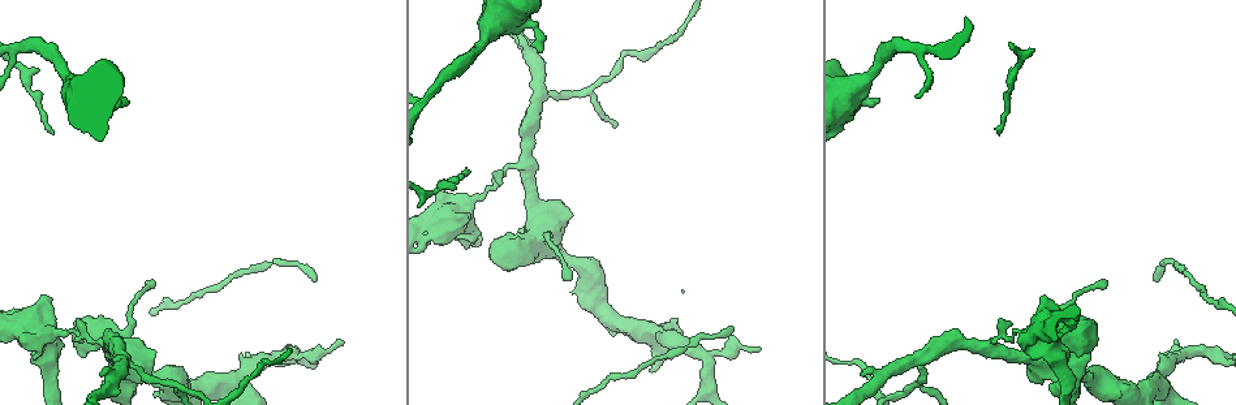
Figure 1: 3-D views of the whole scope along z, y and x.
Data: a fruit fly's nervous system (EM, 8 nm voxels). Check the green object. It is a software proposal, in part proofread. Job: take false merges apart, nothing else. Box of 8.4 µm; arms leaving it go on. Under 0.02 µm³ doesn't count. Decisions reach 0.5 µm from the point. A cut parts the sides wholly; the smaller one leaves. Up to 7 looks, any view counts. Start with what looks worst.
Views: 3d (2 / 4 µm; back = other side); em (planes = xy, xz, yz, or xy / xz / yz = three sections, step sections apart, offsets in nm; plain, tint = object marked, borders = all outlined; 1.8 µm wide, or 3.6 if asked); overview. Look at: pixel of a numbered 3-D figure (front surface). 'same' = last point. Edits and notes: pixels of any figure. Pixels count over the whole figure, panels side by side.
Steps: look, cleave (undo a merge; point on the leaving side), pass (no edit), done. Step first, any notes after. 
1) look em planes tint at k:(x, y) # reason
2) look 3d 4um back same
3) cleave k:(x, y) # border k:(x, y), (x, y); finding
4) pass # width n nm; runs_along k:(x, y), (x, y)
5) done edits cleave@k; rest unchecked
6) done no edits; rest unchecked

look 3d 2um at 1:(46, 334) # looks like a crossing

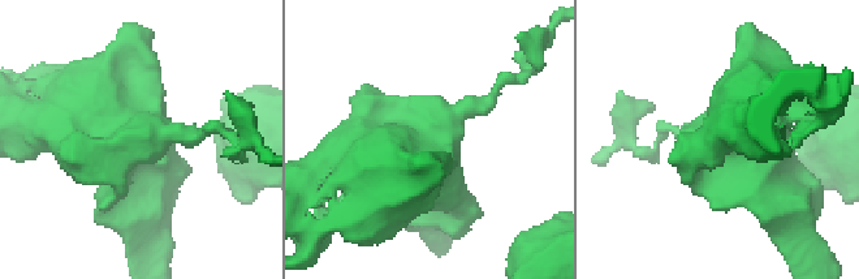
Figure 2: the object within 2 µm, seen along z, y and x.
look em 3.6um yz step 4 tint at 2:(132, 139) # now the EM

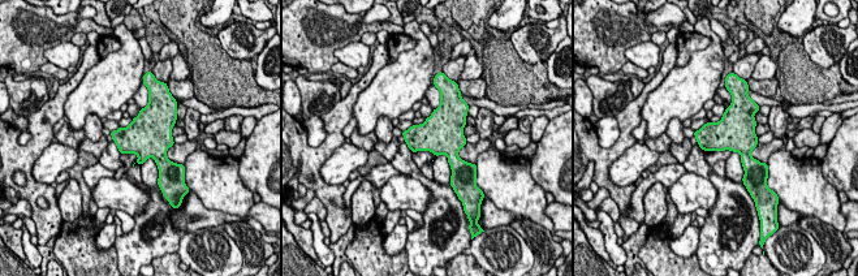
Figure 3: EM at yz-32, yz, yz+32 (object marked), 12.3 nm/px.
look em 3.6um planes tint same # cut it another way

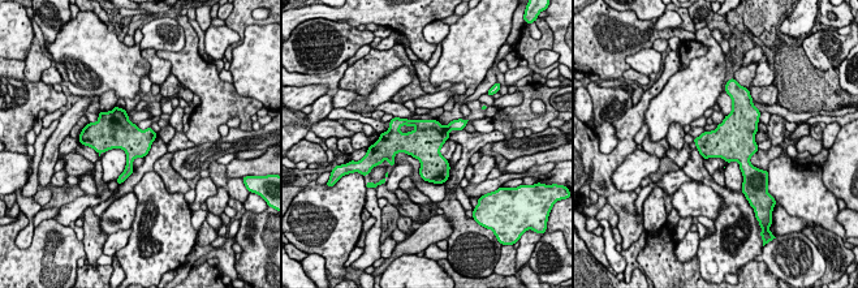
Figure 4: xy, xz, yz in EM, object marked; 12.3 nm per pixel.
cleave 4:(430, 136) # two cells meet here

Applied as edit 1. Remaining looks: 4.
look 3d 4um at 1:(706, 361) # a narrow waist

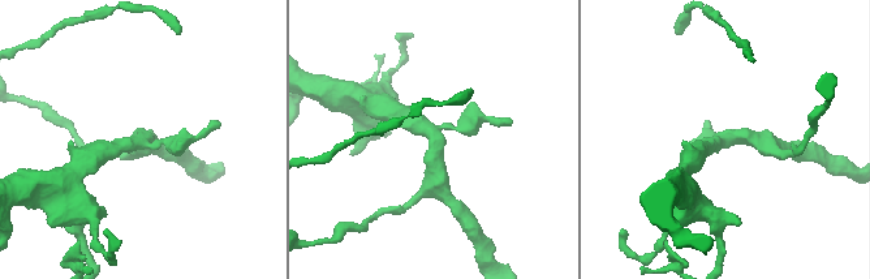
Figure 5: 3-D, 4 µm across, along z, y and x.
look em planes tint at 5:(721, 141) # shape alone is not enough

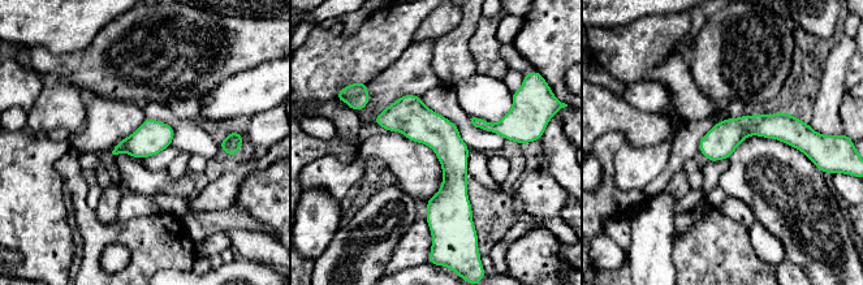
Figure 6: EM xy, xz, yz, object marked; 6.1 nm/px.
pass # all the same cell

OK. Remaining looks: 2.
done edits cleave@4; rest unchecked

